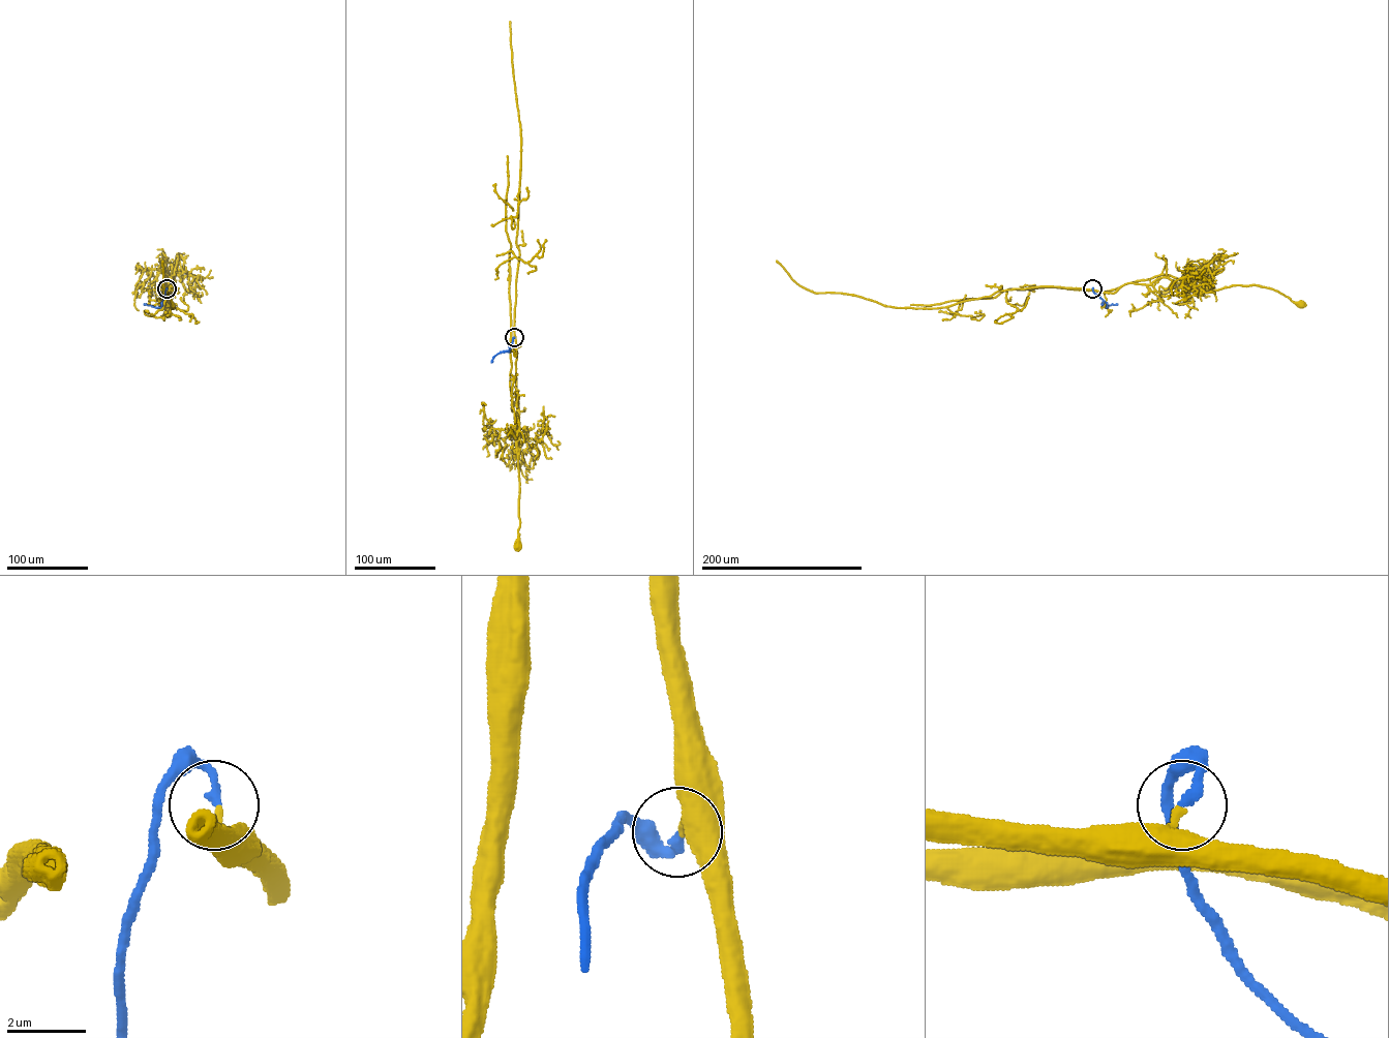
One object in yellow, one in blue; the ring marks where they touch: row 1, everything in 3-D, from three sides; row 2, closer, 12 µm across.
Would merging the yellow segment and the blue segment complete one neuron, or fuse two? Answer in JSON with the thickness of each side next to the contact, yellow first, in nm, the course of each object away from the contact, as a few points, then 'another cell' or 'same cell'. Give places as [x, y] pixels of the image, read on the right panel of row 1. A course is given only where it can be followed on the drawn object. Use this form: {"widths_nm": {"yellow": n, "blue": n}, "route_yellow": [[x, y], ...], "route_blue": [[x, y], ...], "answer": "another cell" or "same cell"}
{"widths_nm": {"yellow": 280, "blue": 240}, "route_yellow": [[1092, 288], [1114, 293], [1127, 283], [1150, 284], [1167, 277], [1189, 283], [1197, 289], [1259, 285], [1302, 304]], "route_blue": [[1092, 288], [1107, 304], [1106, 307], [1117, 304]], "answer": "same cell"}

